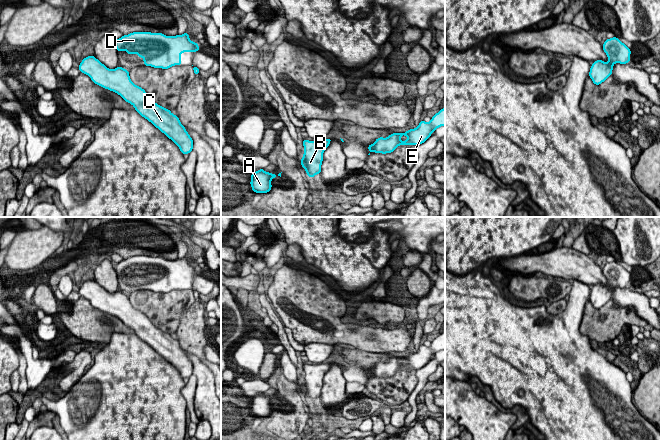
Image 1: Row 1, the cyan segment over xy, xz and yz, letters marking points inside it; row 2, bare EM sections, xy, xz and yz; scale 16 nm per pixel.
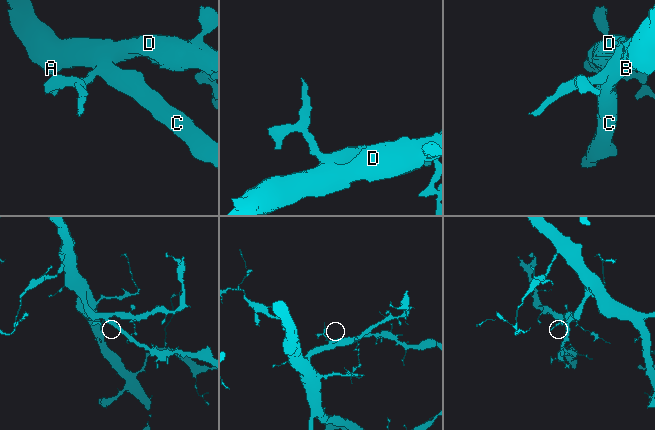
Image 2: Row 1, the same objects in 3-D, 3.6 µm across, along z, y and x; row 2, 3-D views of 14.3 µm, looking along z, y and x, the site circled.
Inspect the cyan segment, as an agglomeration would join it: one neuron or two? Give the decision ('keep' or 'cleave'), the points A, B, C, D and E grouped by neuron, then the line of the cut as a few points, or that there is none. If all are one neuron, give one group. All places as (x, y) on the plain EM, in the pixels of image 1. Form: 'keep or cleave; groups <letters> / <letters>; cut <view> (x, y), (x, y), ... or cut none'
keep; groups A B C D E; cut none

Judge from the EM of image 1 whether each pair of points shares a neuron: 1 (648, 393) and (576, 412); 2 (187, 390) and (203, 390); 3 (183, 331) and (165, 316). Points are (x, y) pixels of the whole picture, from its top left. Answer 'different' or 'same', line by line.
1: different
2: different
3: different

